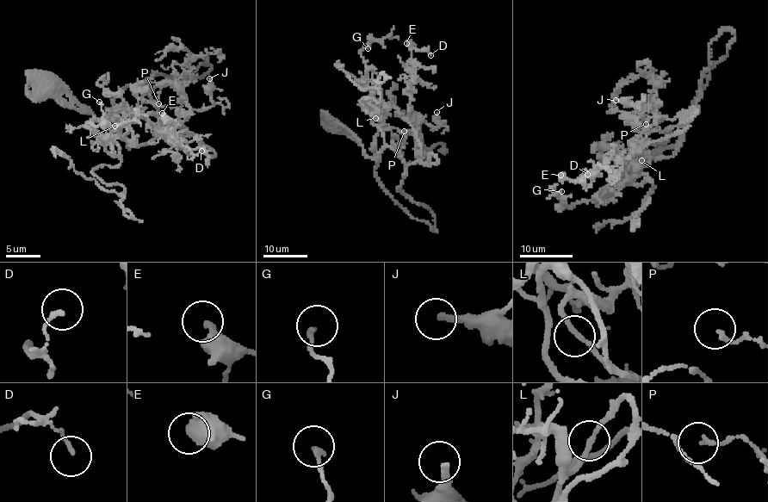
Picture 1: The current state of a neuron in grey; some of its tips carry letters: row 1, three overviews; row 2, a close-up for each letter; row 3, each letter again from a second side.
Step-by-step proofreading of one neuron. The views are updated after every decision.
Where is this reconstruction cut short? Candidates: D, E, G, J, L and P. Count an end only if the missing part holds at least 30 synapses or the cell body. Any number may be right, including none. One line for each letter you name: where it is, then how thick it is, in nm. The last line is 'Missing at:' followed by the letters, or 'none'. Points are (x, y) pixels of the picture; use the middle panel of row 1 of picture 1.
Missing at: none

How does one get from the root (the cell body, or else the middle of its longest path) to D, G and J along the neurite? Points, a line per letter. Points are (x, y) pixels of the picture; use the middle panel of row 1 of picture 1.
D: (333, 126), (370, 158), (391, 146), (406, 165), (418, 162), (421, 144), (407, 120), (411, 51), (430, 55)
G: (333, 126), (376, 158), (383, 132), (371, 120), (362, 55), (369, 44), (368, 48)
J: (333, 126), (370, 158), (391, 146), (409, 165), (419, 161), (418, 122), (437, 127), (436, 112)

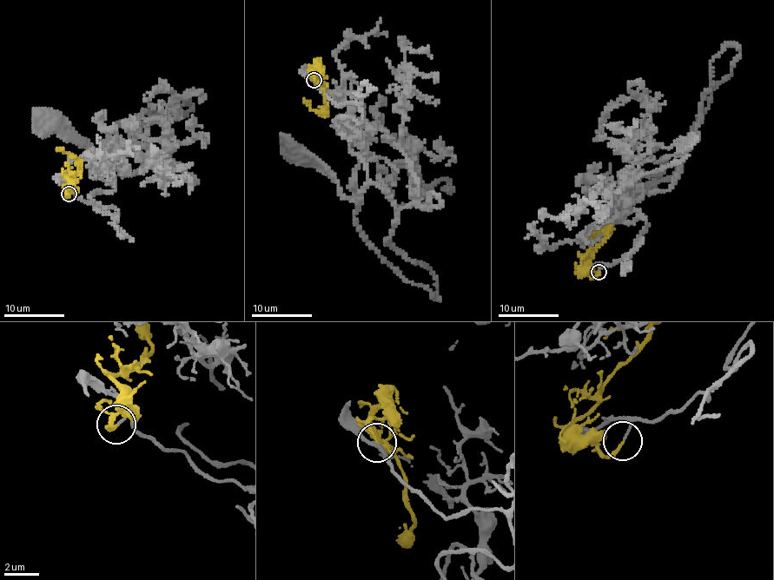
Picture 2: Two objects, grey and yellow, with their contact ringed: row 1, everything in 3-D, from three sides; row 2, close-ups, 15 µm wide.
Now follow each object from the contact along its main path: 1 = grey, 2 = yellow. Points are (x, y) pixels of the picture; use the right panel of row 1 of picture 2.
1: (598, 272), (642, 243), (634, 246), (647, 221), (626, 205), (667, 190), (678, 167), (622, 194)
2: (598, 273), (592, 278), (582, 266), (609, 230), (603, 229), (592, 236)

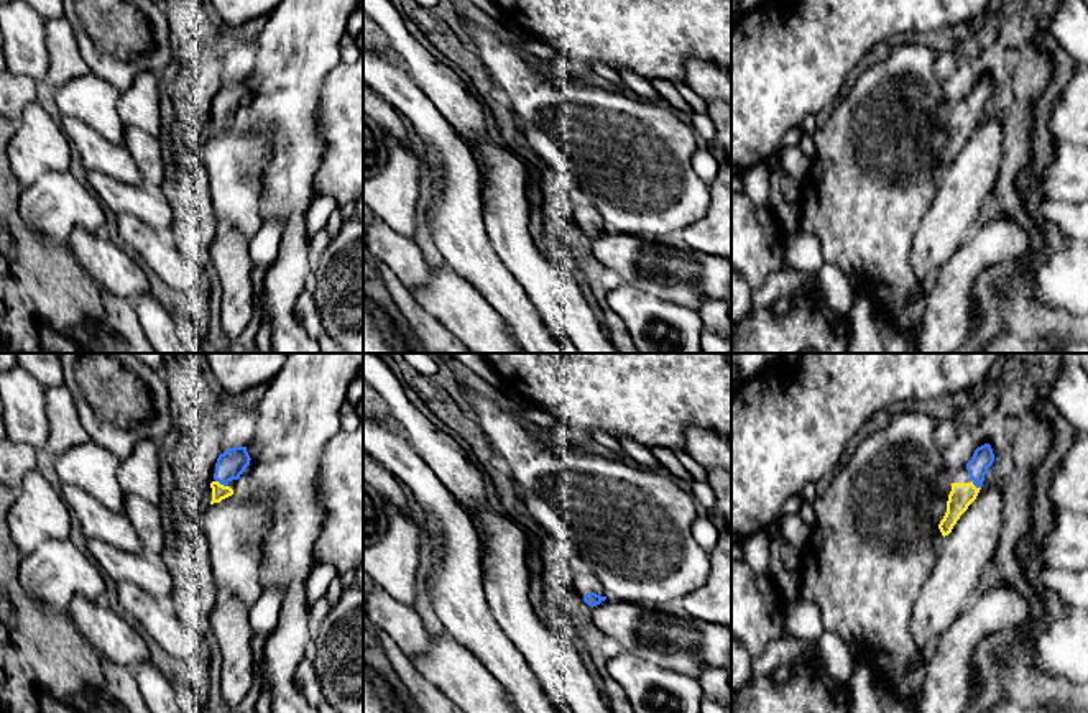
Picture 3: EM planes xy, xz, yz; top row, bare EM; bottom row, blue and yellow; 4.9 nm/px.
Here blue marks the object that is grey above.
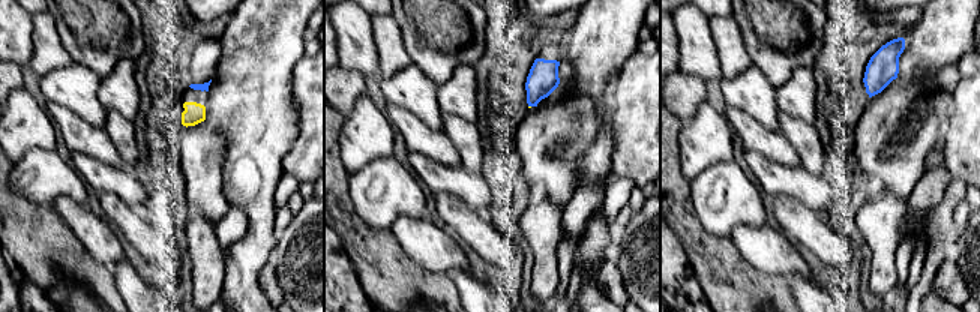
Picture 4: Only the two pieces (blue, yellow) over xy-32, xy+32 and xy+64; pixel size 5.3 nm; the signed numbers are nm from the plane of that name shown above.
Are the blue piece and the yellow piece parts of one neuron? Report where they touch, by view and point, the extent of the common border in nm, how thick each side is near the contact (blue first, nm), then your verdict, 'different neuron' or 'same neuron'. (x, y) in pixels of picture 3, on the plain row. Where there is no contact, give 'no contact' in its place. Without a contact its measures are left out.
contact xy (222, 115); length 70 nm; calibres 140 and 80 nm; same neuron

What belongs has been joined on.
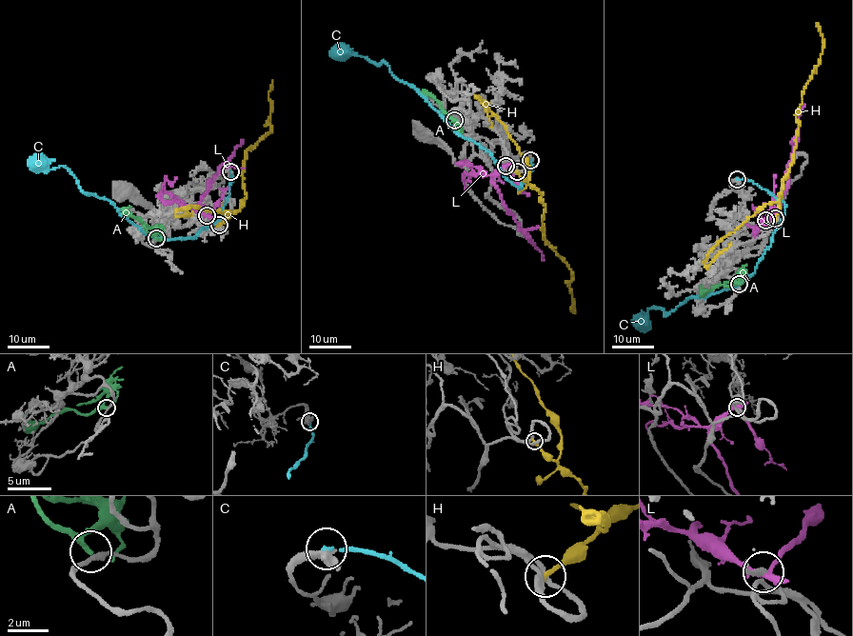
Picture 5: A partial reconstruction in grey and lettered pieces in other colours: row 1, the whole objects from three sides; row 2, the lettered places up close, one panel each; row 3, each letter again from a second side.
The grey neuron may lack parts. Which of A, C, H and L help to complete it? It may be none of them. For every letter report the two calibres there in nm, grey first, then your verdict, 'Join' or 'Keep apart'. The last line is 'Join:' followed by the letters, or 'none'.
A: Thickness 200 nm (grey) against 240 nm. Keep apart
C: Thickness 480 nm (grey) against 160 nm. Keep apart
H: Thickness 200 nm (grey) against 240 nm. Keep apart
L: Thickness 240 nm (grey) against 280 nm. Keep apart
Join: none

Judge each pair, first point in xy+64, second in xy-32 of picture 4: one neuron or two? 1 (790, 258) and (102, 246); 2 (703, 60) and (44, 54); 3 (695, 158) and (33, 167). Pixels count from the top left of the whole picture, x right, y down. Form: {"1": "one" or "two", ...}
{"1": "one", "2": "two", "3": "two"}

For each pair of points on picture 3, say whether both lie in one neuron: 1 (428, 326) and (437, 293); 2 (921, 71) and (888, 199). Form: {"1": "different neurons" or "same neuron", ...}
{"1": "different neurons", "2": "same neuron"}

